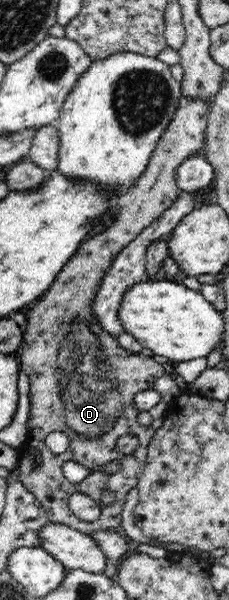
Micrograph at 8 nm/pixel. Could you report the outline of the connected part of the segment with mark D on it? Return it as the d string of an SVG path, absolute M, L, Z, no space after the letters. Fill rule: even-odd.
M183 92L180 94L173 118L165 127L164 133L159 137L155 150L147 161L145 171L135 180L129 190L118 196L117 204L121 208L119 208L119 215L113 226L102 234L88 239L79 250L79 254L65 266L65 270L61 270L61 274L57 276L53 286L49 287L49 292L40 296L31 310L26 310L24 337L16 355L20 370L28 376L30 382L30 416L28 439L21 449L22 457L17 466L18 481L37 497L42 509L47 513L48 520L53 524L65 525L90 535L95 534L95 532L109 531L110 528L117 528L121 525L125 494L132 486L138 484L143 469L149 462L147 450L153 432L151 432L151 428L141 428L141 423L139 424L137 419L140 410L135 407L134 398L142 390L153 389L156 380L165 374L165 368L163 364L157 363L153 357L123 348L115 335L107 335L107 331L101 327L99 319L93 318L96 315L92 305L99 288L101 288L101 282L103 282L106 272L111 268L111 264L115 262L115 258L149 226L152 226L151 224L155 220L159 220L167 210L170 210L178 202L181 190L177 185L176 172L181 166L181 162L202 153L205 146L205 130L207 122L209 122L210 107L209 101L201 96L189 97ZM51 432L63 432L70 438L70 446L67 452L55 456L51 450L47 450L45 440L47 440L47 434L51 434ZM129 434L137 438L139 448L132 455L125 457L116 449L117 440L121 436L129 436ZM115 459L118 459L122 464L117 473L112 475L101 473L101 471L93 471L92 474L87 473ZM103 492L111 492L113 501L105 503ZM75 493L86 494L99 504L101 516L97 520L93 522L82 521L73 514L68 500L69 496Z

